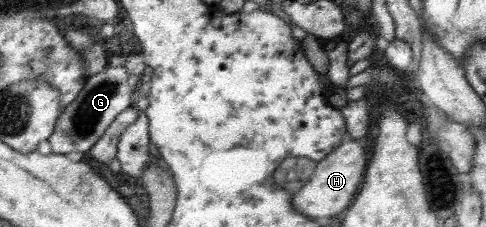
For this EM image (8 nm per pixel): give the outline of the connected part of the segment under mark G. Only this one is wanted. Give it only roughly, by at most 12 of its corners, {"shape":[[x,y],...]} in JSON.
{"shape":[[125,66],[90,76],[60,111],[53,154],[83,157],[131,107]]}

